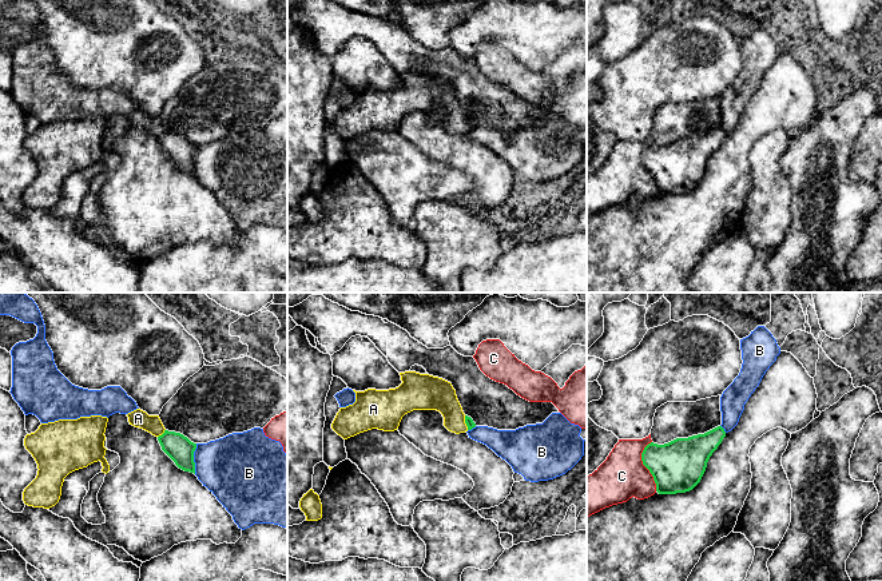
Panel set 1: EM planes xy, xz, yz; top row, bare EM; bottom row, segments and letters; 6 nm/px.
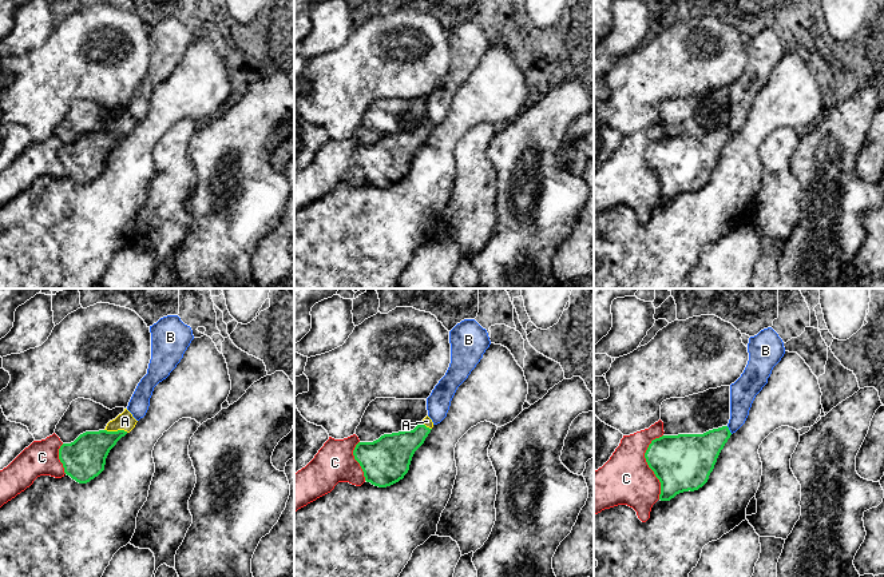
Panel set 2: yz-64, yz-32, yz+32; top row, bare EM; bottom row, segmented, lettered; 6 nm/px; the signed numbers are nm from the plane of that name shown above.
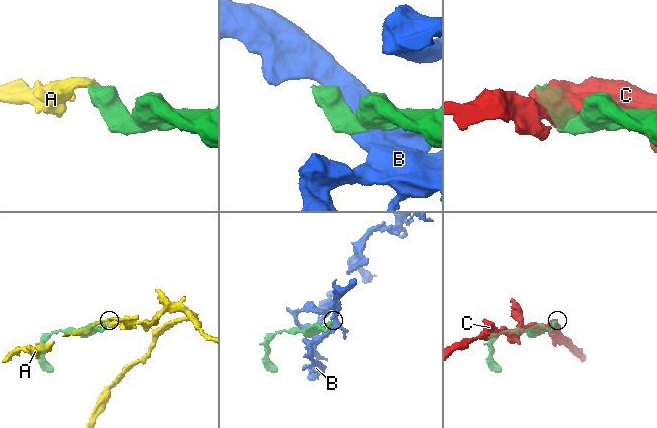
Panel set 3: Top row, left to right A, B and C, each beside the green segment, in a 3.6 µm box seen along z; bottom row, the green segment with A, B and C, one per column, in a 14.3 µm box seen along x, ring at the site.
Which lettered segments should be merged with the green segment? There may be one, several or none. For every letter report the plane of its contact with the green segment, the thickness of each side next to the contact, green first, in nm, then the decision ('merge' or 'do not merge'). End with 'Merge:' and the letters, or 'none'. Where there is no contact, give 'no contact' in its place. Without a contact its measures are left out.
A: xy | 160/110 nm | merge
B: xy | 160/380 nm | do not merge
C: yz | 320/280 nm | do not merge
Merge: A

